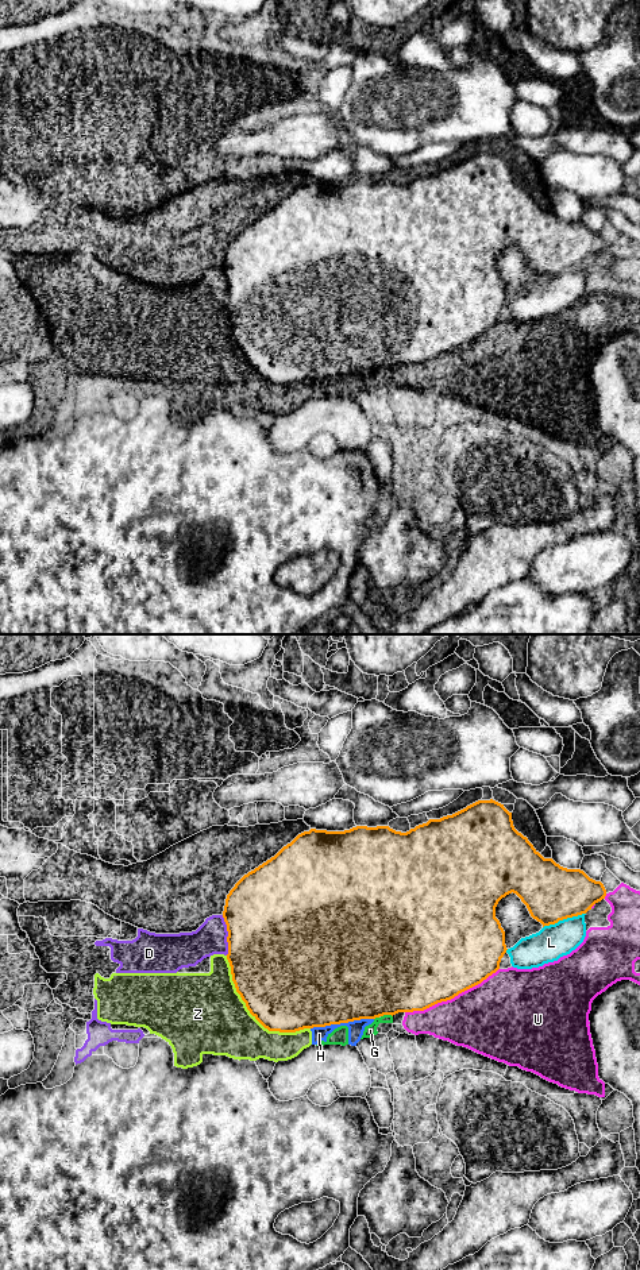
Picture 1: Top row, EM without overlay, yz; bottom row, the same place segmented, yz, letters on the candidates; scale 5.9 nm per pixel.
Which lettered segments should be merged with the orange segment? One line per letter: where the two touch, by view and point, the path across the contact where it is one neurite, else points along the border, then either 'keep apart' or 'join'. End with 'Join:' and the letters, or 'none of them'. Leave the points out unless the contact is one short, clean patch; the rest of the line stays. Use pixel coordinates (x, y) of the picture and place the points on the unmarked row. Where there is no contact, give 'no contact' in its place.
D: contact yz (228, 288); keep apart
G: contact yz (386, 366); keep apart
H: contact yz (342, 374); keep apart
L: contact yz (563, 270); keep apart
U: contact yz (451, 350); keep apart
Z: contact yz (251, 366); keep apart
Join: none of them

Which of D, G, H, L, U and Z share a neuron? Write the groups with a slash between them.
D G H U Z / L

